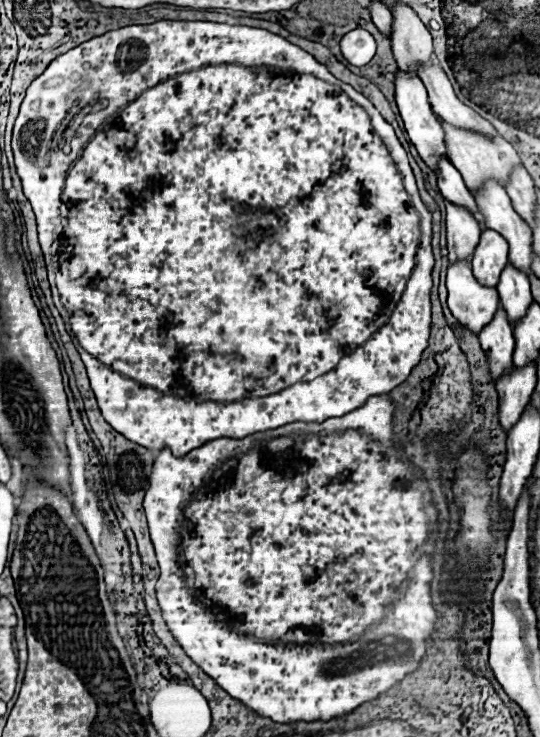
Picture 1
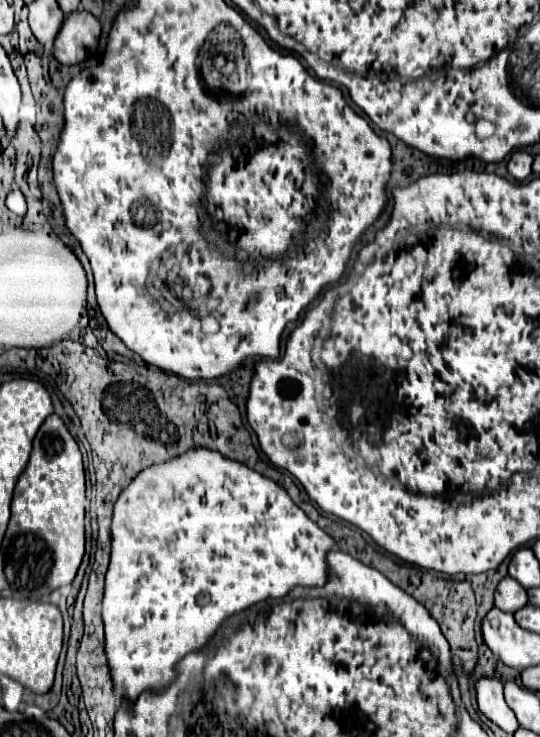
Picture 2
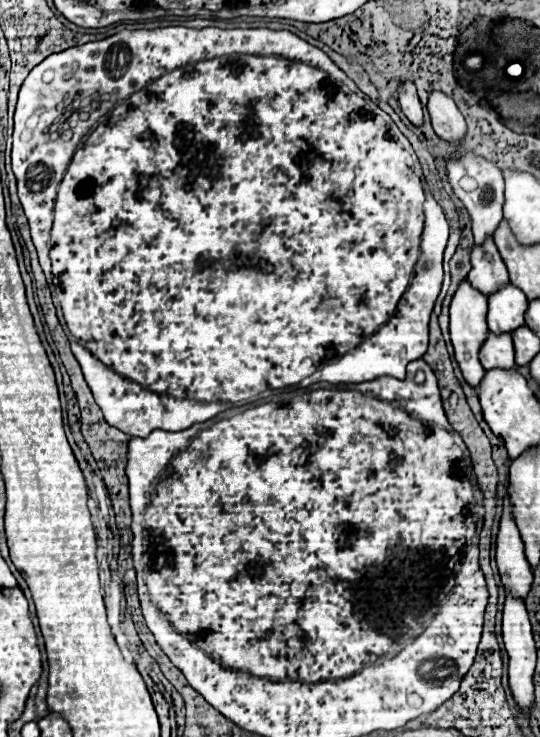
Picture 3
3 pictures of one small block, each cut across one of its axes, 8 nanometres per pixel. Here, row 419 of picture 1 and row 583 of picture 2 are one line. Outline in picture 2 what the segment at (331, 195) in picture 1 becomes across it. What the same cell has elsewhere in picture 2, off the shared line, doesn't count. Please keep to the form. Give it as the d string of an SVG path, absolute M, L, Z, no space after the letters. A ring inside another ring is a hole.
M188 450L186 454L180 454L178 458L170 458L166 462L148 466L146 470L138 472L138 476L122 490L122 496L118 496L112 512L112 524L110 524L110 566L106 572L106 584L104 584L104 598L102 598L102 620L104 620L104 632L106 632L106 660L110 668L110 678L114 682L114 694L120 700L126 700L134 704L142 692L164 692L168 686L174 684L176 666L178 662L192 652L200 652L208 646L212 636L218 632L218 628L232 618L238 612L248 610L250 606L266 600L276 600L288 596L294 586L304 588L316 588L324 586L328 582L328 562L326 556L330 550L336 550L336 540L324 532L314 520L310 520L304 510L300 510L288 492L276 484L274 480L262 476L260 472L248 468L246 464L224 458L218 454L218 450Z

